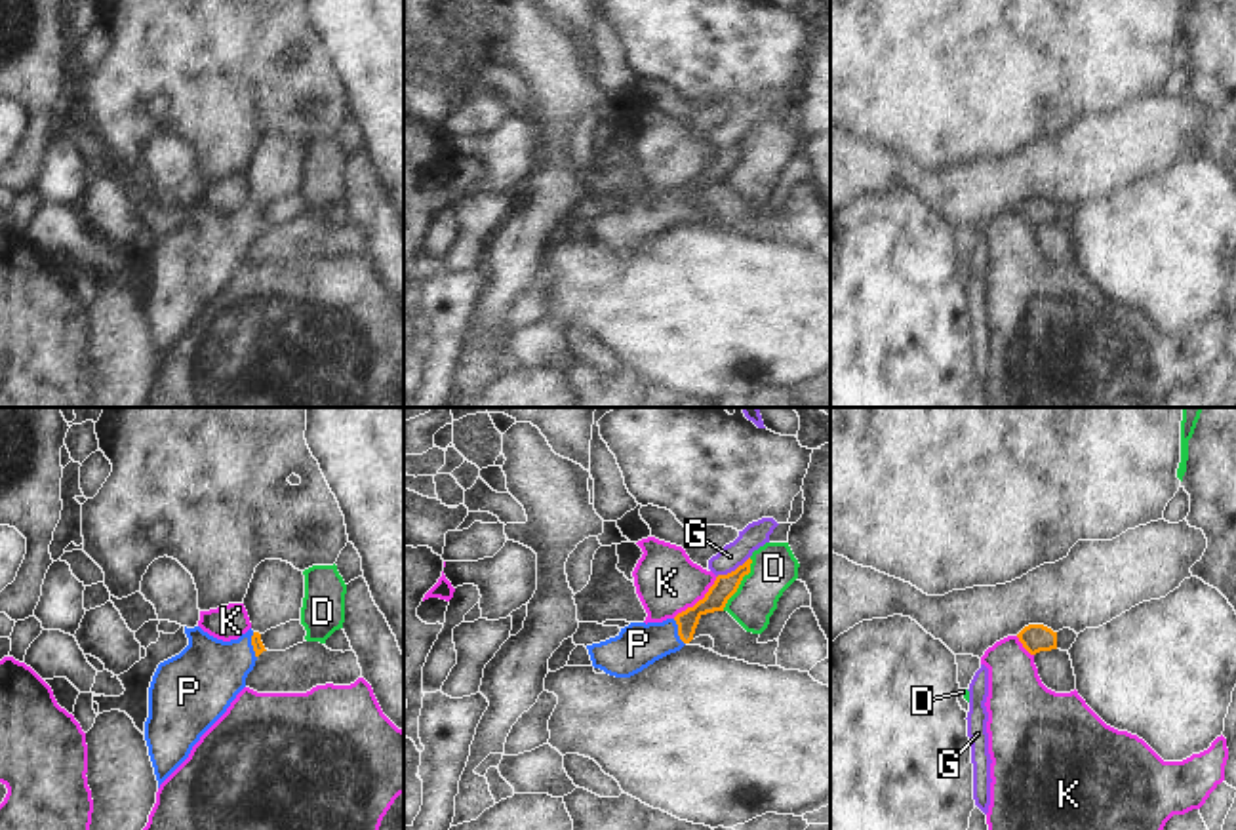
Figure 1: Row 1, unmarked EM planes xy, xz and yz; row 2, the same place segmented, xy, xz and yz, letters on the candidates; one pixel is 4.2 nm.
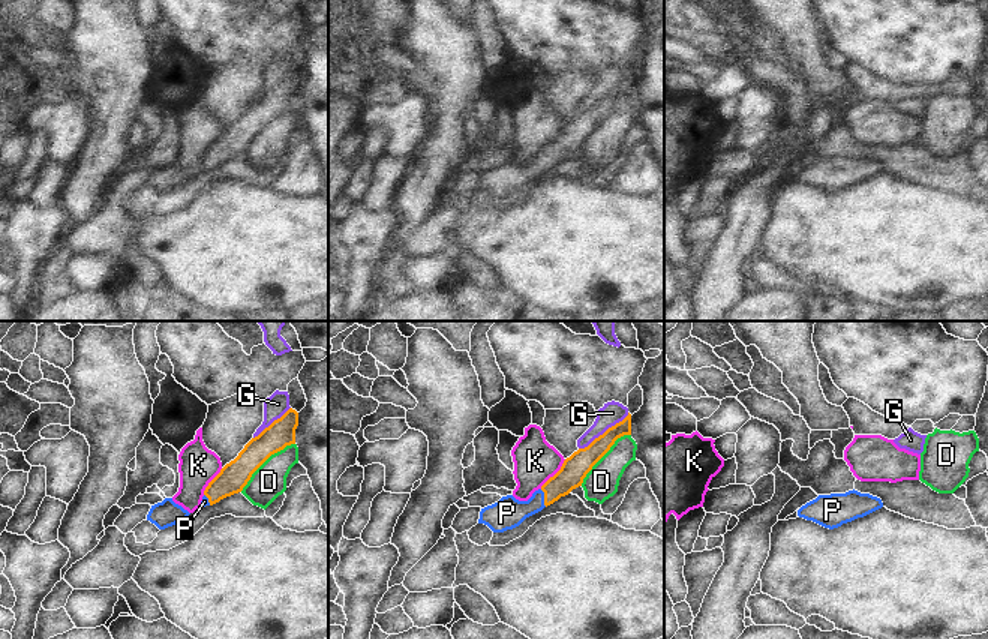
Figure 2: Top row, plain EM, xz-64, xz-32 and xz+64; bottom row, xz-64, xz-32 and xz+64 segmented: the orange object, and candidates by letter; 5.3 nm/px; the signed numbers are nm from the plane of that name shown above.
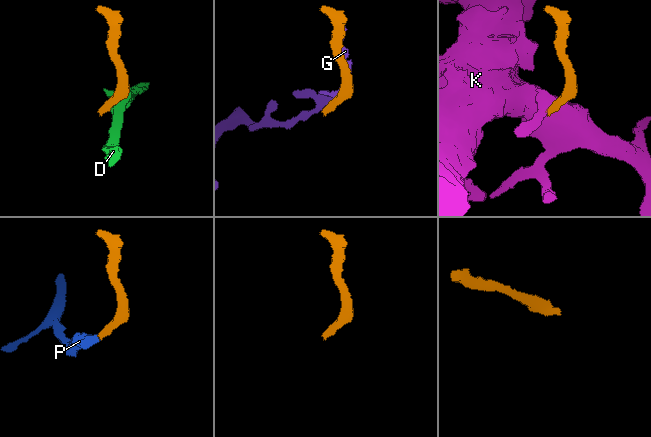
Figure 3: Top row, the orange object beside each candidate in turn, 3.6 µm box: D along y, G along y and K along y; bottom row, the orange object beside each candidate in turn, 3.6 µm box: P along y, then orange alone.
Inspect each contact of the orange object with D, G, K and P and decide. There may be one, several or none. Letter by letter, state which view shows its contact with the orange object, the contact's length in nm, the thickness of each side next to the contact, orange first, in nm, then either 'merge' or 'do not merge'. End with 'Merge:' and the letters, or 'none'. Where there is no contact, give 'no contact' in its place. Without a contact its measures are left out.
D: contact in xz; length 260 nm; calibres 100 and 200 nm; do not merge
G: contact in xz; length 170 nm; calibres 100 and 110 nm; do not merge
K: contact in xz; length 260 nm; calibres 100 and 280 nm; do not merge
P: contact in xy; length 110 nm; calibres 50 and 300 nm; merge
Merge: P

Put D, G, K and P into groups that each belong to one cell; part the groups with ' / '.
D / G / K / P

